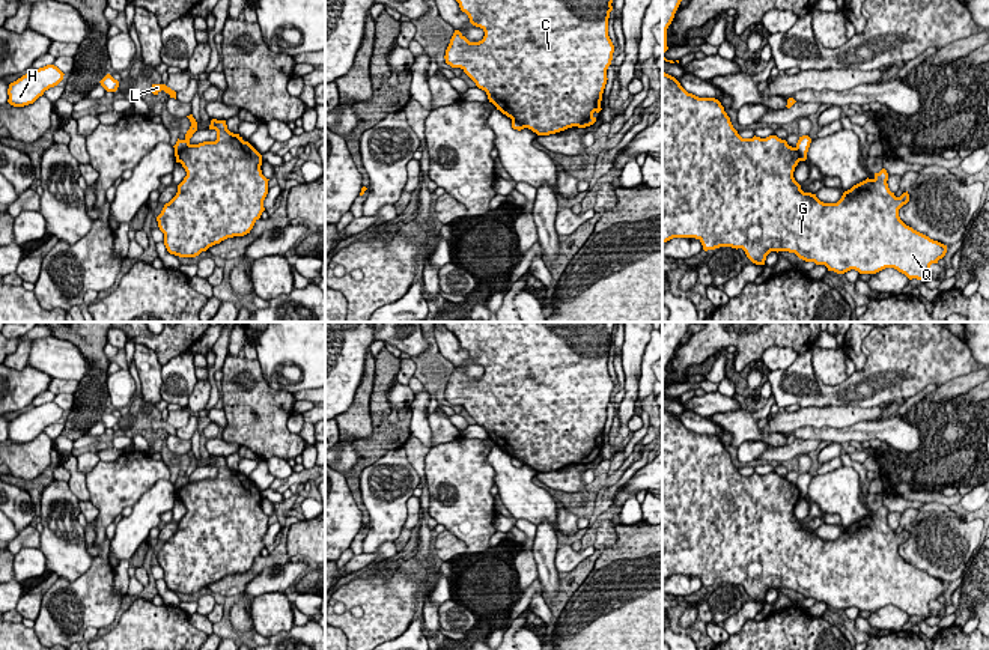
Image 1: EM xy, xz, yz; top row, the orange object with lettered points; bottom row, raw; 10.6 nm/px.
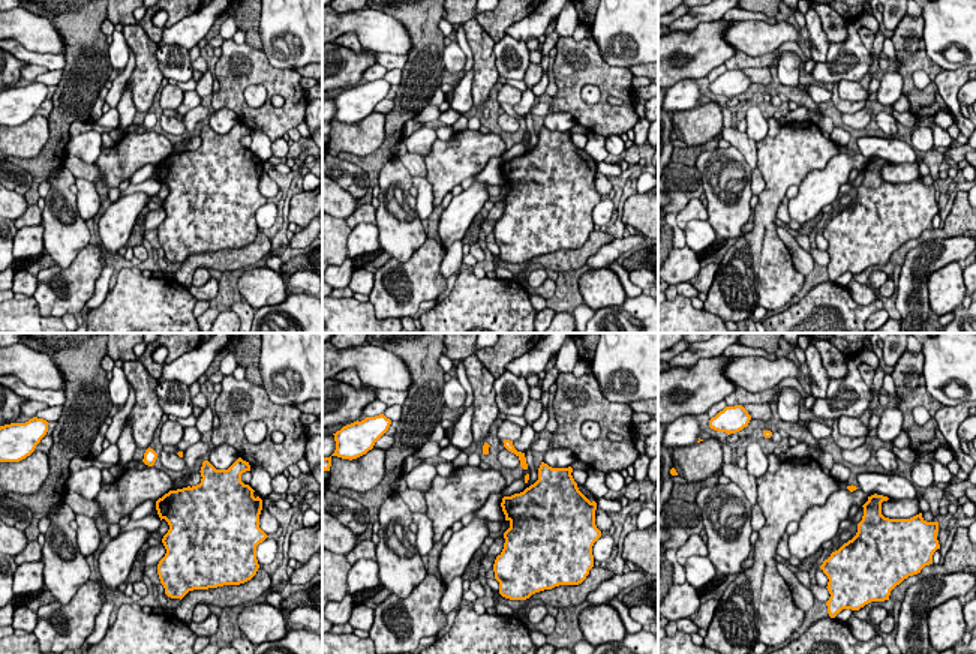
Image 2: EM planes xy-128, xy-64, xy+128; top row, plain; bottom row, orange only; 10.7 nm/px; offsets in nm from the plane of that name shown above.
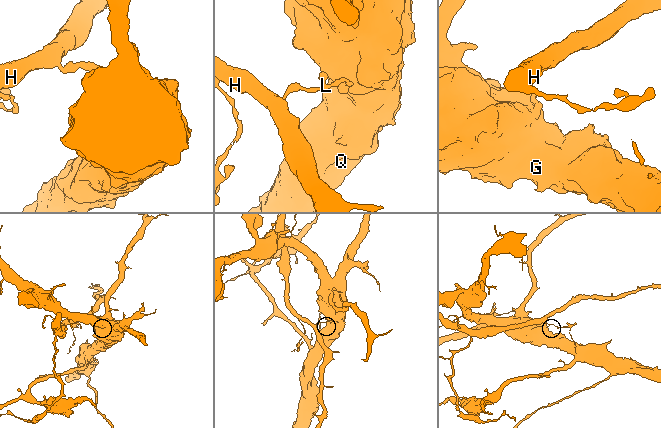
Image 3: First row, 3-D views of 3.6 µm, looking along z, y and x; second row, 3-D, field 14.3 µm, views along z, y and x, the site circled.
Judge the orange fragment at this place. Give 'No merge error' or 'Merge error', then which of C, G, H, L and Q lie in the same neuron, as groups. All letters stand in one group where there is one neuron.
Merge error. Groups: C G Q / H L

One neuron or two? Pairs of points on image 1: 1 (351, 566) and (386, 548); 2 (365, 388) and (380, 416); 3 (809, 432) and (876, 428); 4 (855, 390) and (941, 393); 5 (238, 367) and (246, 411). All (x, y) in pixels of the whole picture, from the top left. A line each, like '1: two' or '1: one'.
1: one
2: two
3: one
4: two
5: one

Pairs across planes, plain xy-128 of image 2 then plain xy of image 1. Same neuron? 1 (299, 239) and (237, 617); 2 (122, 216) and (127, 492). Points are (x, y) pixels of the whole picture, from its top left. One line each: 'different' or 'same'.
1: same
2: different

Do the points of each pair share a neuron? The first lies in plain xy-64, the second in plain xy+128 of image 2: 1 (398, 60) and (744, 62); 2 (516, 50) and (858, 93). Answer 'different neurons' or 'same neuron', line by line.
1: same neuron
2: different neurons

